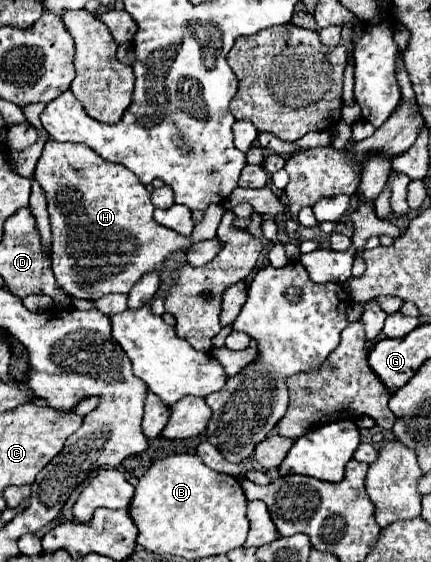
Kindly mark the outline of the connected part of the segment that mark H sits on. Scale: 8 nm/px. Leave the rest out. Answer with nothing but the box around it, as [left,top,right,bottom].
[33,140,225,300]

